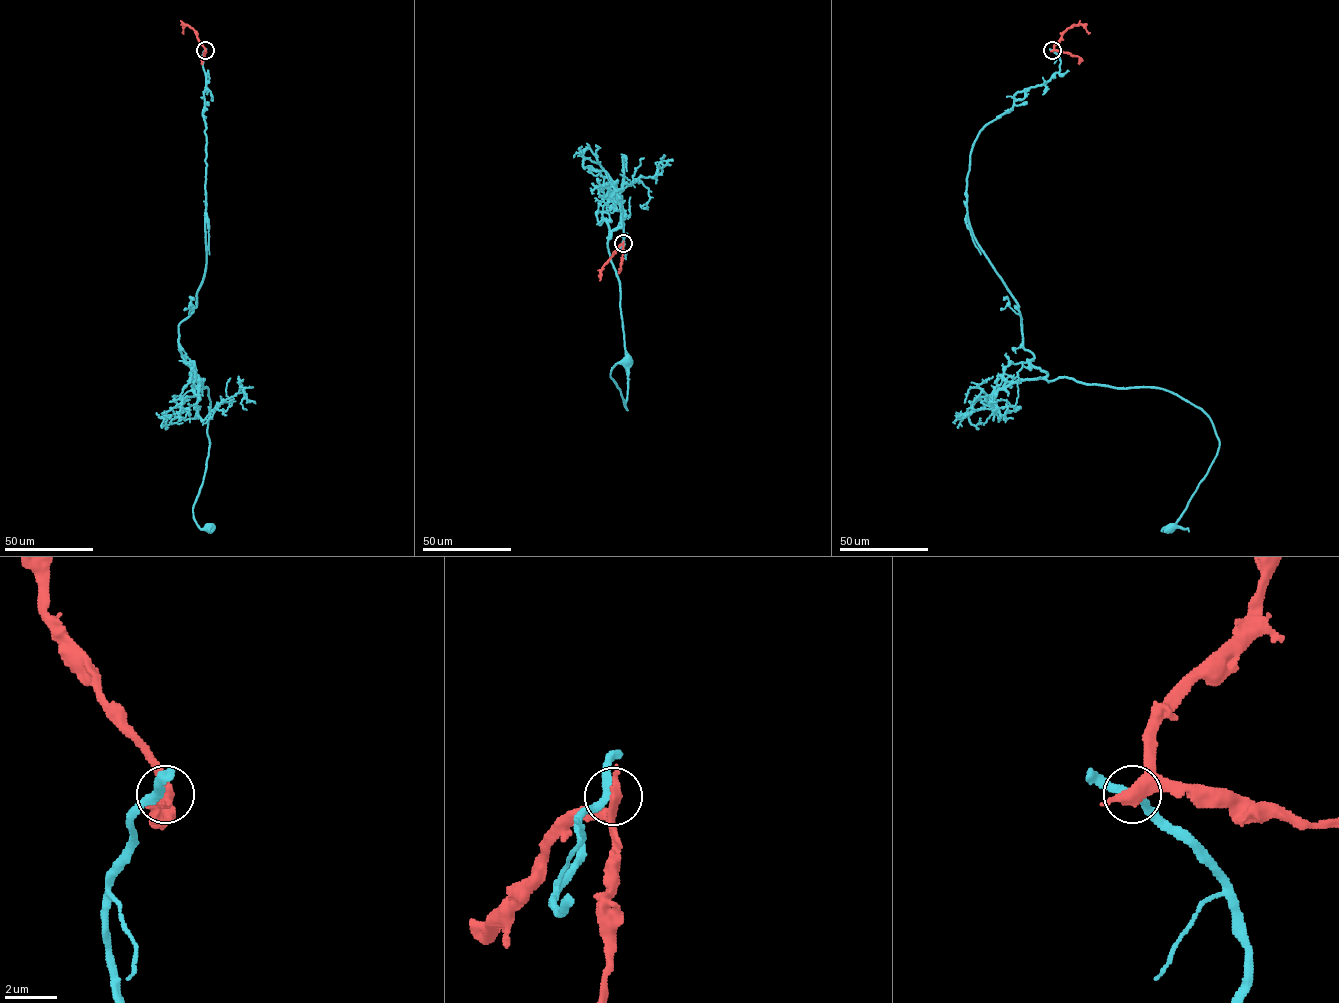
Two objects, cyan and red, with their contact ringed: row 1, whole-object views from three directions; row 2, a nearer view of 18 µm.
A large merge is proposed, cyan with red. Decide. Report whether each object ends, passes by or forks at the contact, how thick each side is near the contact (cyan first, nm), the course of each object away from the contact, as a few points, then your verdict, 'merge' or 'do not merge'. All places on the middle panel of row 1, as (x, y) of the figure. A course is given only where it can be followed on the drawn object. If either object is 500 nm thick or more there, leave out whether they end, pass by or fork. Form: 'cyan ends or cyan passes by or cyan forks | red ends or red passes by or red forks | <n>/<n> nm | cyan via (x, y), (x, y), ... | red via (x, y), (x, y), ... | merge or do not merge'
320/550 nm | cyan via (623, 243), (623, 157), (614, 208), (596, 212), (620, 286), (627, 409), (610, 377), (627, 361) | red via (623, 243), (601, 270), (600, 280) | do not merge

